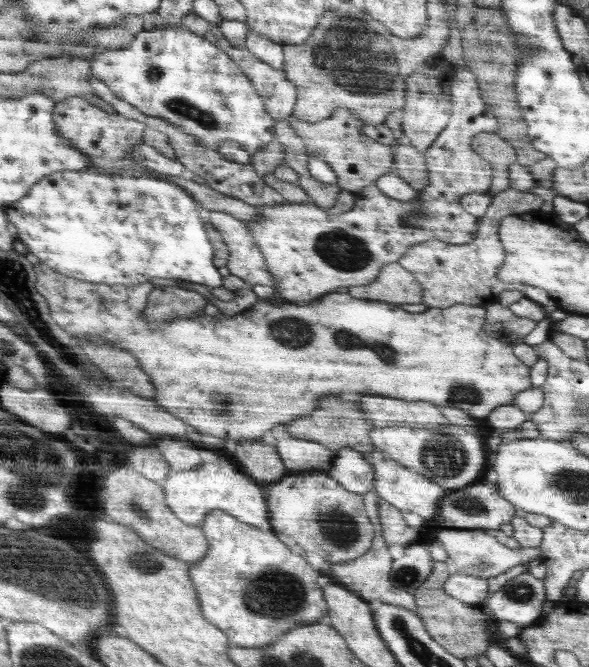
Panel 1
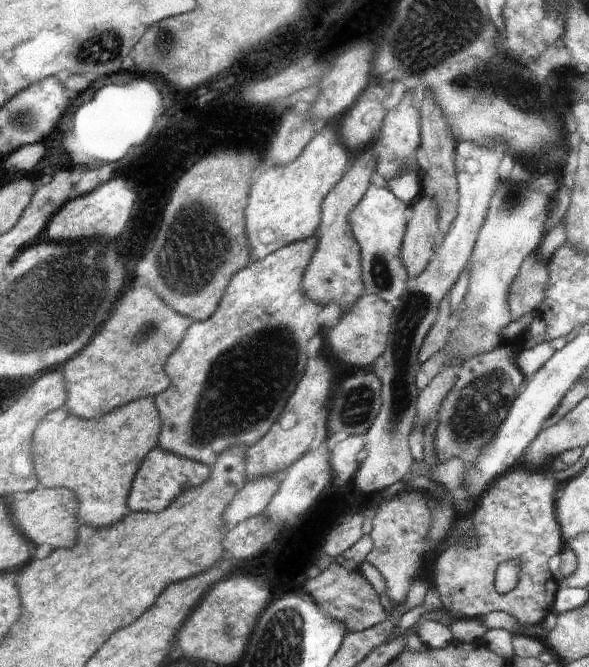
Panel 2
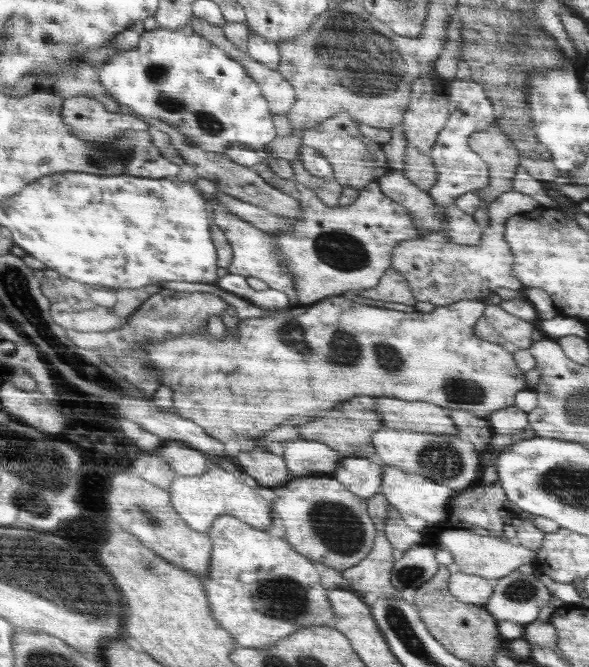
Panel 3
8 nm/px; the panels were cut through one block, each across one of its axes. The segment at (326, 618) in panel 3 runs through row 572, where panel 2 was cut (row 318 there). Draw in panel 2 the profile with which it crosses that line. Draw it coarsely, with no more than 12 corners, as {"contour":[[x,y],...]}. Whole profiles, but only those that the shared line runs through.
{"contour":[[312,236],[256,259],[172,354],[160,447],[267,434],[322,306]]}

